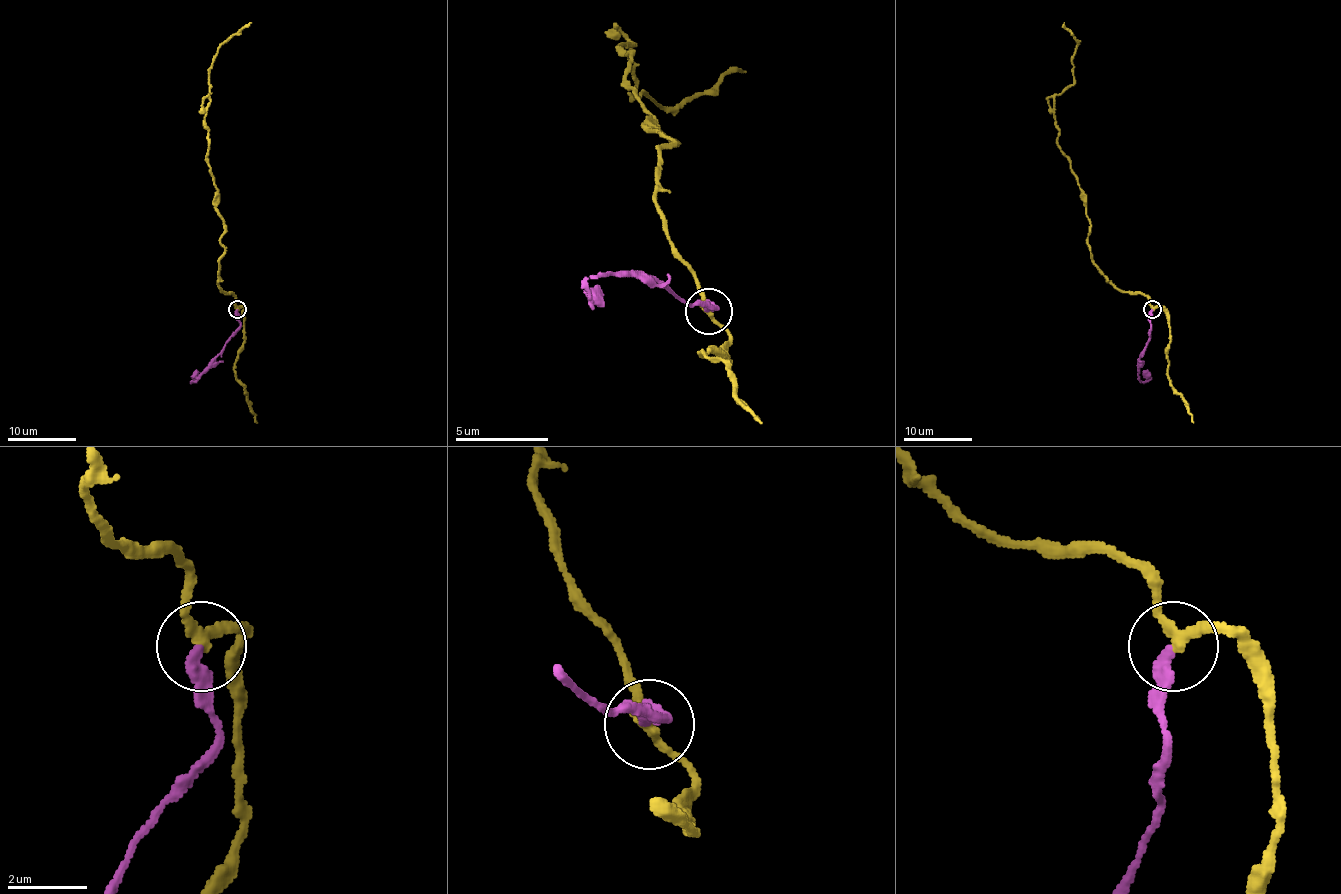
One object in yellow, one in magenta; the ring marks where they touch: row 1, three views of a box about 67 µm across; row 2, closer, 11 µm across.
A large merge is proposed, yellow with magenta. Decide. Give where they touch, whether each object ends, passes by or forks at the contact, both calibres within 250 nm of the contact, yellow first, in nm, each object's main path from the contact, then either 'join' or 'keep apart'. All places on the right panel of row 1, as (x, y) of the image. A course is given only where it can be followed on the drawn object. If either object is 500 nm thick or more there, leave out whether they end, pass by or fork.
(1152, 309) | yellow passes by | magenta ends | 220/280 nm | yellow via (1152, 310), (1093, 262), (1085, 195), (1057, 144), (1054, 97), (1073, 82), (1076, 41), (1064, 22) | magenta via (1152, 310), (1150, 341), (1140, 358), (1140, 382), (1146, 378), (1143, 370) | keep apart

